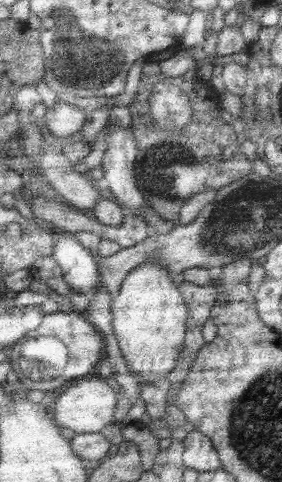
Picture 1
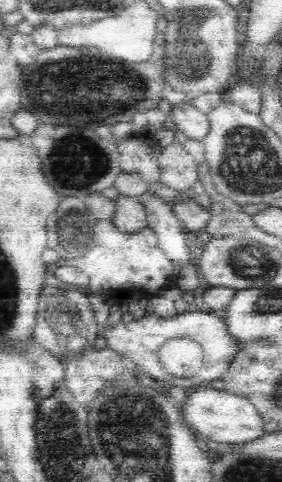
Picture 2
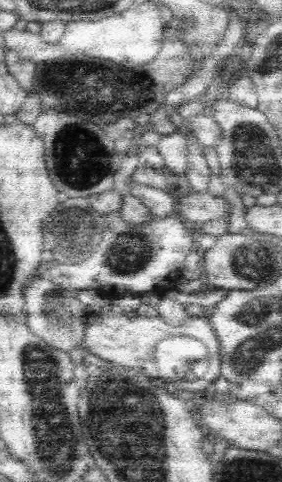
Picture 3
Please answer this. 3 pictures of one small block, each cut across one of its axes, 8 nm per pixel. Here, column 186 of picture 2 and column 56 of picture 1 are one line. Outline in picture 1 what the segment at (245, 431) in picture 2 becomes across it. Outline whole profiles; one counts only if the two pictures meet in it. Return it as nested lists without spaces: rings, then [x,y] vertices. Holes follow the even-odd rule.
[[[87,376],[87,378],[77,380],[73,386],[65,386],[65,390],[49,406],[49,412],[51,412],[53,422],[59,426],[59,430],[67,428],[75,434],[99,434],[103,426],[111,424],[113,410],[119,400],[121,400],[119,394],[113,394],[113,390],[109,388],[105,380]]]

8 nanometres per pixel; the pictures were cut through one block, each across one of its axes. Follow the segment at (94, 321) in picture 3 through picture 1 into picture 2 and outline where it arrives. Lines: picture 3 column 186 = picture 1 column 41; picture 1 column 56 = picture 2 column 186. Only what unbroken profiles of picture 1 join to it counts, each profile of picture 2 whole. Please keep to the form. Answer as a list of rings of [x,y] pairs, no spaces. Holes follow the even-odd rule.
[[[190,310],[186,314],[178,314],[176,318],[170,318],[170,320],[148,314],[140,320],[120,322],[120,324],[116,324],[112,328],[106,328],[106,330],[102,328],[100,334],[102,334],[102,338],[106,338],[108,348],[114,350],[116,354],[120,354],[122,358],[126,358],[130,366],[138,366],[138,368],[144,370],[146,376],[152,376],[152,378],[164,380],[164,382],[168,382],[172,376],[166,374],[166,370],[160,364],[160,356],[158,356],[160,348],[168,340],[174,340],[174,338],[188,338],[188,340],[196,342],[198,346],[204,348],[204,370],[200,370],[194,376],[194,388],[198,388],[198,386],[202,386],[210,380],[222,380],[226,376],[228,366],[234,364],[234,358],[244,348],[236,338],[232,338],[228,334],[228,328],[226,328],[226,322],[224,322],[222,316],[212,314],[212,312],[200,312],[200,310]]]

